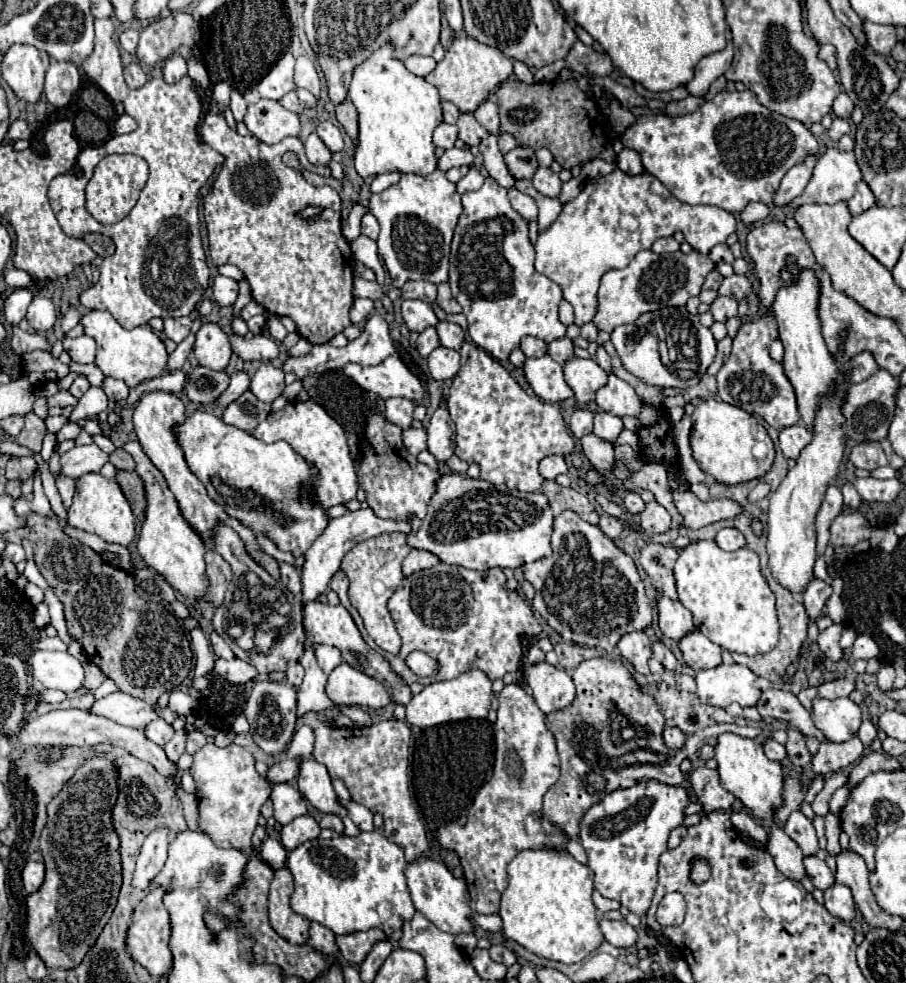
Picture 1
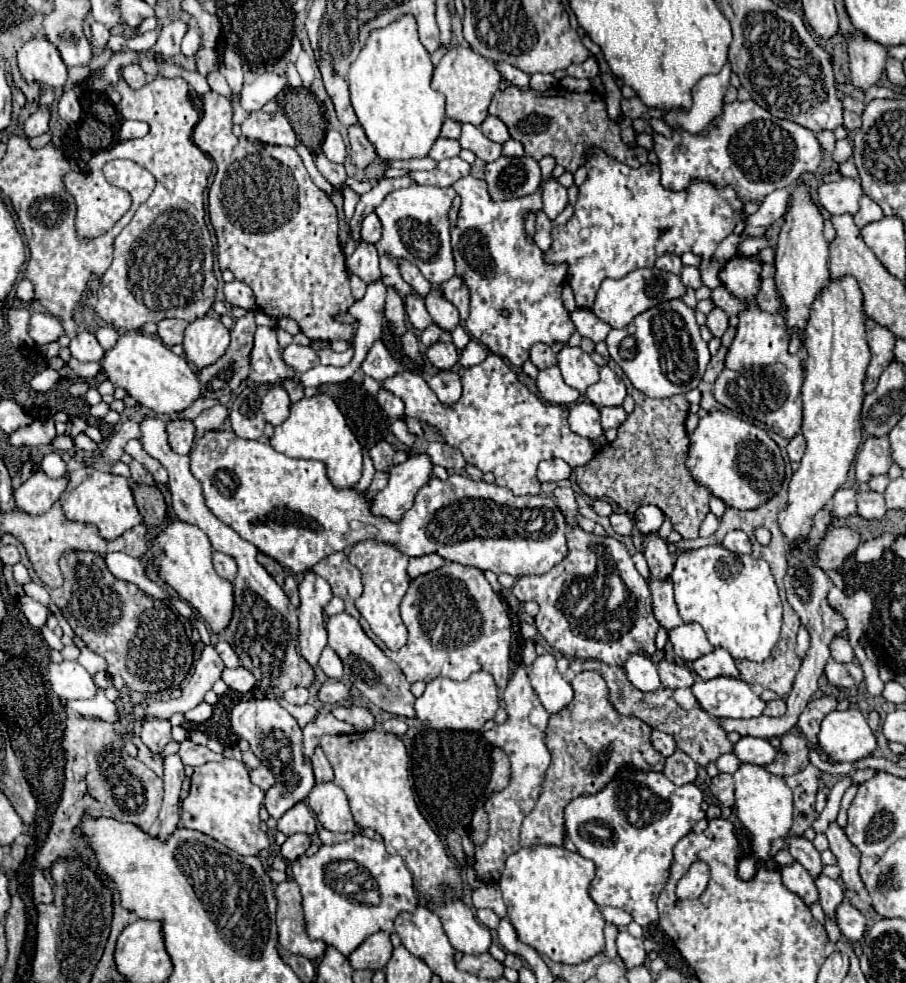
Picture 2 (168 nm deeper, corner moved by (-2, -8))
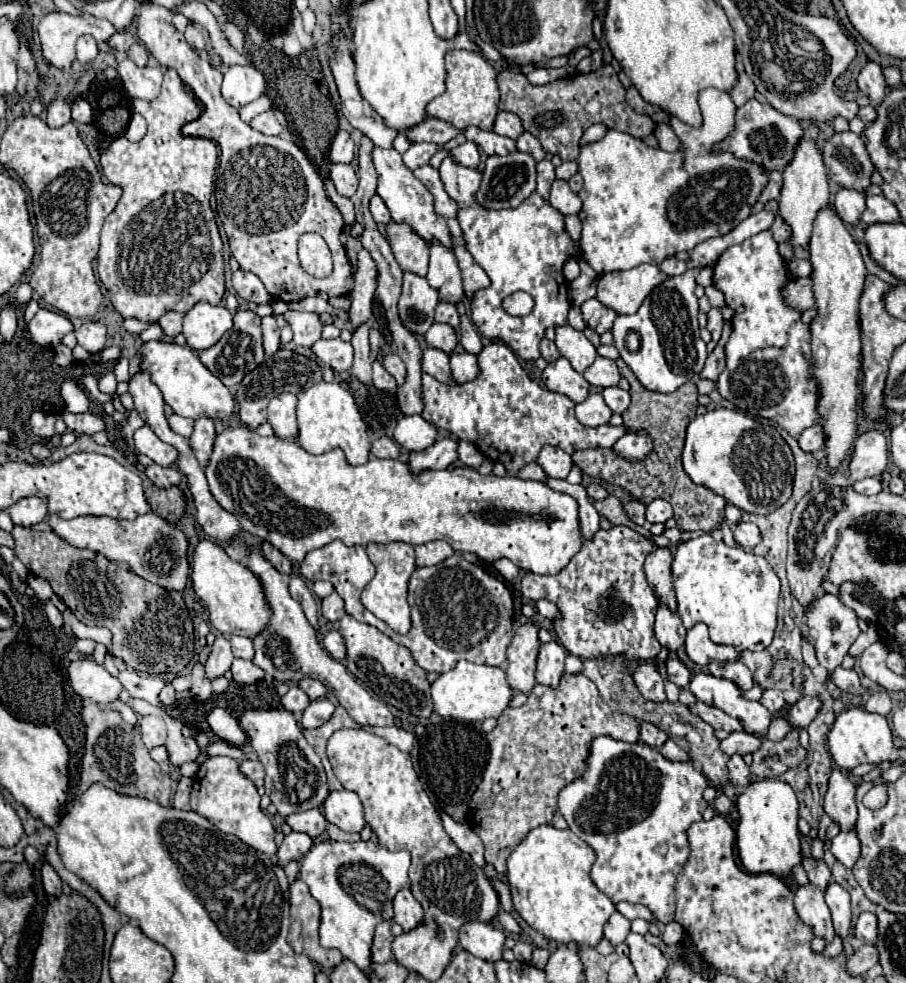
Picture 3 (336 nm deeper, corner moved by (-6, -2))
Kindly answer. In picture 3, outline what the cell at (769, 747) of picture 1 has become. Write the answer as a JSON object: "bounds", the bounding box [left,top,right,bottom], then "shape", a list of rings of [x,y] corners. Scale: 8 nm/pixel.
{"bounds":[720,731,762,755],"shape":[[[734,731],[730,733],[724,741],[720,741],[720,749],[726,753],[726,755],[734,755],[734,753],[740,753],[740,755],[746,755],[746,753],[754,753],[758,751],[762,745],[762,741],[746,731]]]}

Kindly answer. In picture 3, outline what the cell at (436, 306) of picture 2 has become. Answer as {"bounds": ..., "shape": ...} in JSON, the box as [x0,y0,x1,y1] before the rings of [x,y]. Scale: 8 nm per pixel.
{"bounds":[426,241,464,303],"shape":[[[430,241],[430,269],[426,279],[434,289],[438,289],[440,299],[444,301],[458,303],[464,297],[454,251],[446,249],[446,245],[438,245],[438,241]]]}

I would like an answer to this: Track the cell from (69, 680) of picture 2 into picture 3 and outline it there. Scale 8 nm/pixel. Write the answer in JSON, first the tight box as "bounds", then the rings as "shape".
{"bounds":[68,661,124,703],"shape":[[[72,661],[68,667],[68,677],[72,689],[82,699],[92,699],[96,703],[116,701],[124,689],[122,683],[96,661]]]}

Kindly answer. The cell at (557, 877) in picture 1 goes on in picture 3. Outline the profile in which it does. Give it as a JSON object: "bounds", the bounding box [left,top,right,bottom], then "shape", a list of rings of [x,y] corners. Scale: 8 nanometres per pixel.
{"bounds":[508,825,616,947],"shape":[[[540,825],[532,829],[510,853],[508,857],[508,881],[512,891],[512,901],[520,917],[540,931],[546,939],[556,941],[560,945],[576,941],[578,945],[592,945],[596,947],[602,939],[602,931],[610,915],[616,911],[616,905],[592,883],[590,869],[594,865],[596,853],[586,841],[578,839],[570,829],[556,829],[552,825]]]}

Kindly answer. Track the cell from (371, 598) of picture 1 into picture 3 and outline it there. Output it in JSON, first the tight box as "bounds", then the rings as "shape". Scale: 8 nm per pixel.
{"bounds":[362,541,416,633],"shape":[[[402,541],[390,543],[390,545],[372,543],[372,545],[368,545],[366,553],[368,553],[372,565],[376,567],[376,575],[366,585],[366,589],[362,591],[362,605],[368,611],[372,611],[378,619],[388,623],[396,633],[406,633],[412,625],[406,593],[408,593],[408,579],[416,569],[416,565],[414,565],[414,547],[408,545],[408,543],[402,543]]]}

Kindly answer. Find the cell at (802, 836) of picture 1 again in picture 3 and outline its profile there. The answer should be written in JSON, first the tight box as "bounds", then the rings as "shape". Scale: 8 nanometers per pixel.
{"bounds":[802,859,832,889],"shape":[[[804,859],[802,861],[804,871],[808,873],[808,879],[812,885],[816,885],[818,889],[826,889],[826,885],[832,881],[832,873],[828,869],[828,865],[824,861],[814,861],[814,859]]]}

